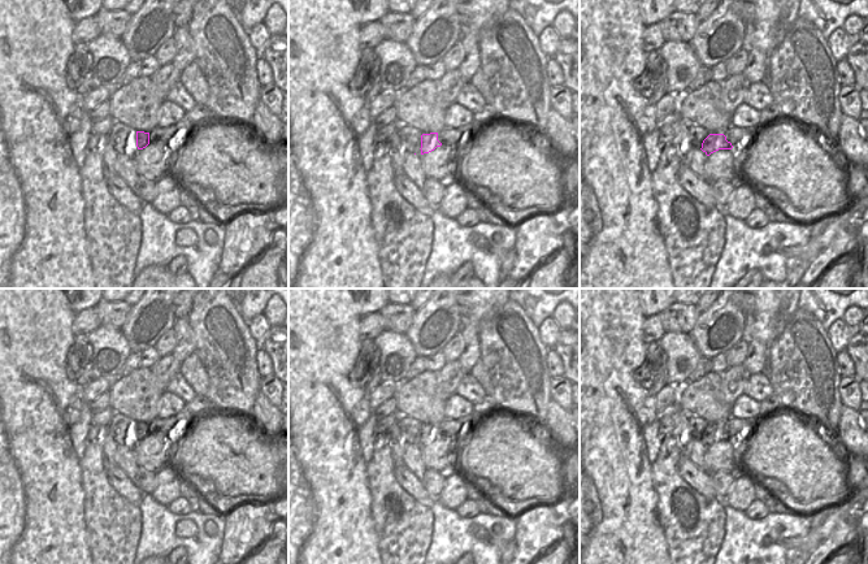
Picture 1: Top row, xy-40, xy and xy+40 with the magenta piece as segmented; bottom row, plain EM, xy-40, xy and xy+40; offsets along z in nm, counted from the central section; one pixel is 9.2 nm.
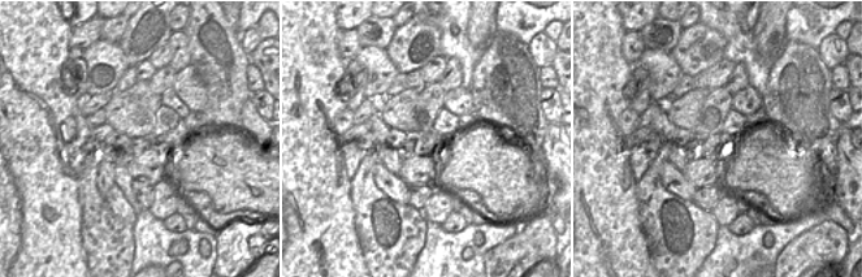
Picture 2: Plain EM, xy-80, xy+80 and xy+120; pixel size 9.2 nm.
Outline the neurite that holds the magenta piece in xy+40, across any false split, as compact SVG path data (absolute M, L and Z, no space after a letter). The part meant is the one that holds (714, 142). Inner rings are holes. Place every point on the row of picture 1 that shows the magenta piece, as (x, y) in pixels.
M709 134L702 143L702 151L709 156L719 149L732 149L733 146L724 134Z

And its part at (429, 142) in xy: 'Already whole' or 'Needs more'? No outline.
Already whole.

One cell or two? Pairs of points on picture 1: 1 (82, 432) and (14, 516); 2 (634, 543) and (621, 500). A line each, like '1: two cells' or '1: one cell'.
1: two cells
2: one cell

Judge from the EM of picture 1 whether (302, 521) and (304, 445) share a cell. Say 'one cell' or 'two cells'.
one cell

